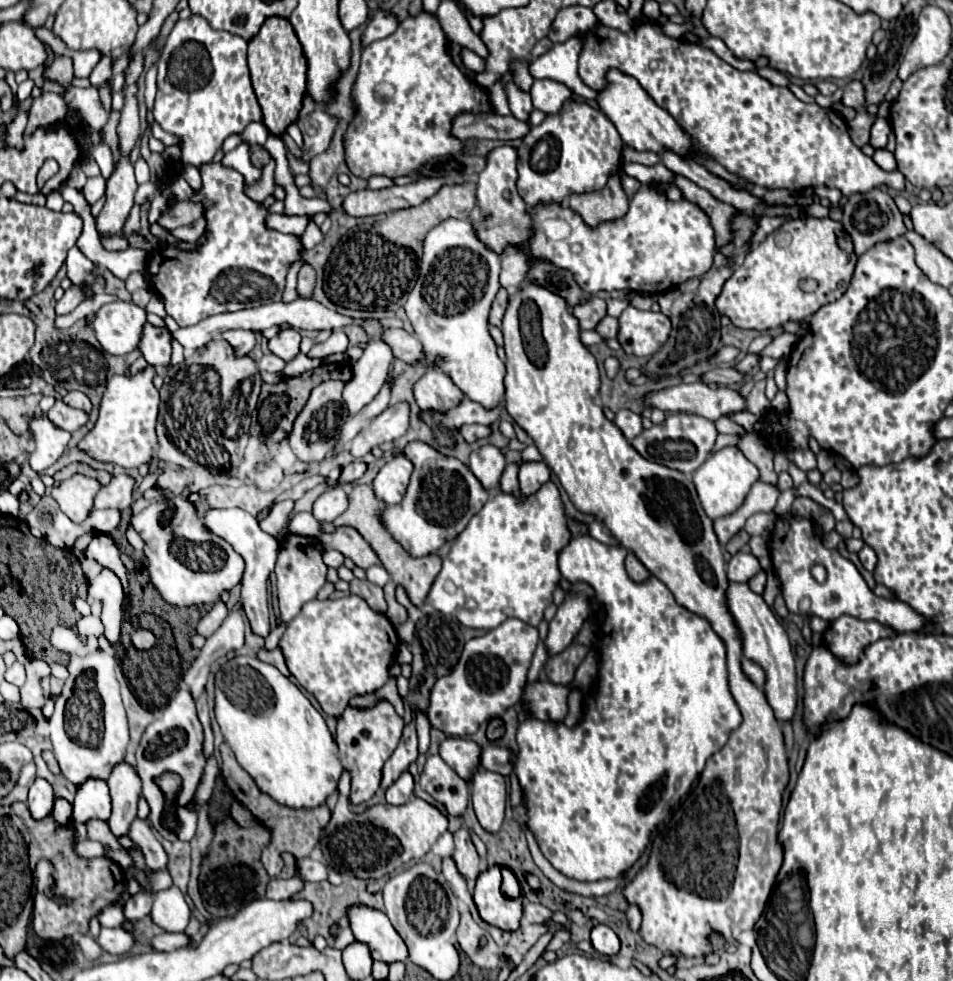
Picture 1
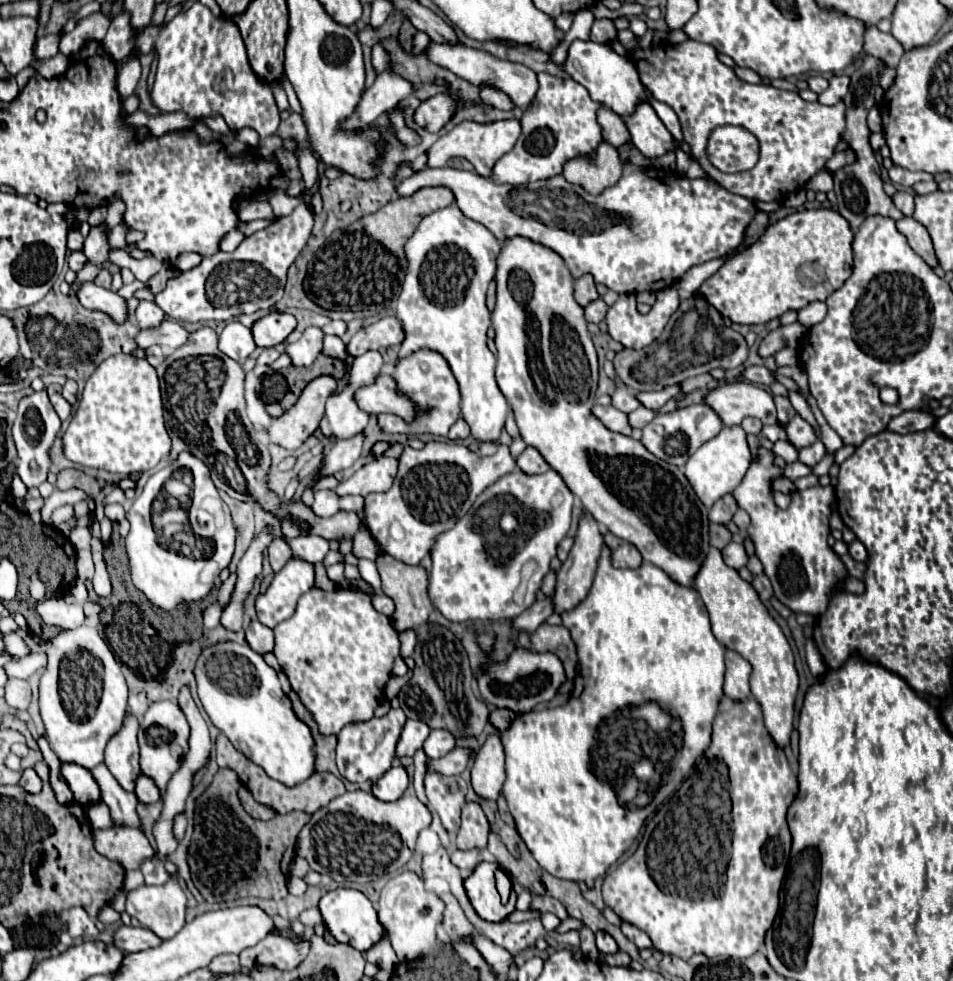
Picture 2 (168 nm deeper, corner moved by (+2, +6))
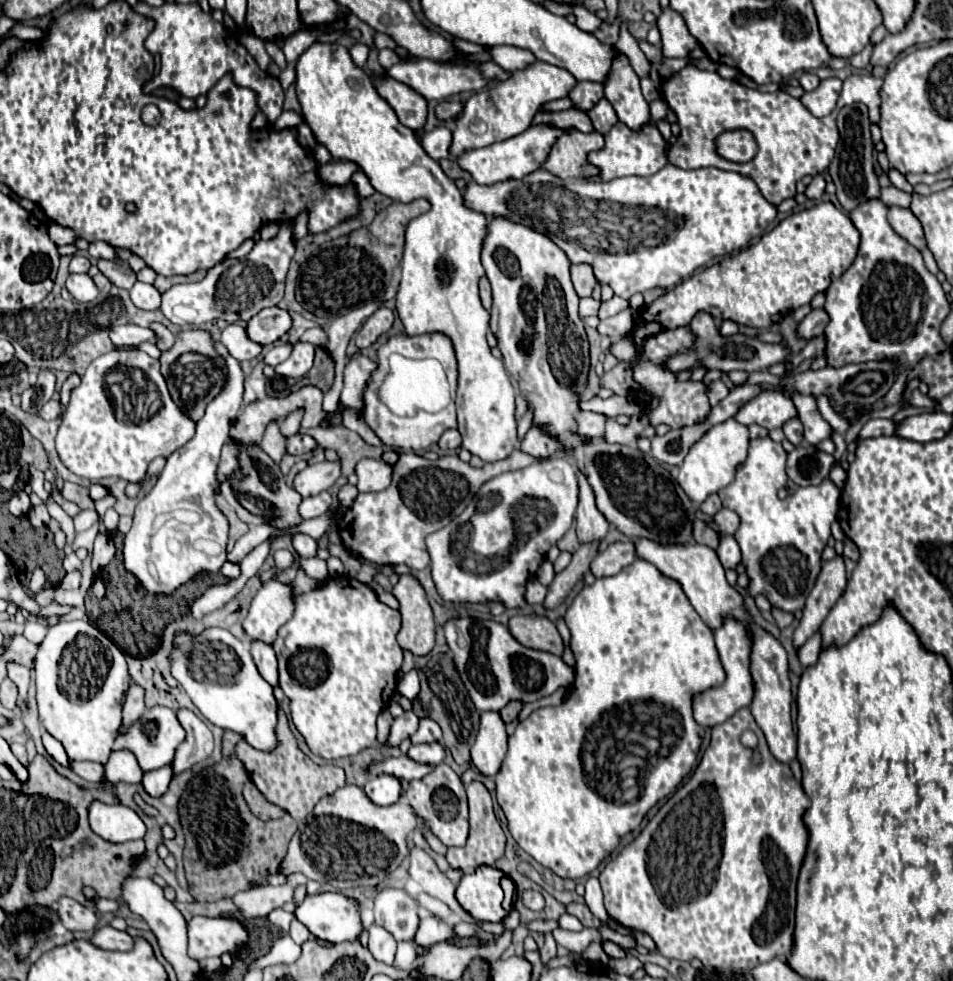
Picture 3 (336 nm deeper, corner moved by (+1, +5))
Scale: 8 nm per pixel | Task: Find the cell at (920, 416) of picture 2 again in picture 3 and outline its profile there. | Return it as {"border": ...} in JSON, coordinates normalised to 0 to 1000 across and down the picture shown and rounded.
{"border":[[[912,427],[903,435],[899,448],[912,448],[912,445],[924,445],[924,443],[937,443],[939,431],[935,427]]]}

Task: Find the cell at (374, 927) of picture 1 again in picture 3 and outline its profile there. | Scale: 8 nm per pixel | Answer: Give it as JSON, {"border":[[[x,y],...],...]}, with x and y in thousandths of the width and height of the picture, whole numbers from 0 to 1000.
{"border":[[[358,910],[322,912],[307,933],[333,957],[345,961],[373,959],[381,947],[375,920]]]}

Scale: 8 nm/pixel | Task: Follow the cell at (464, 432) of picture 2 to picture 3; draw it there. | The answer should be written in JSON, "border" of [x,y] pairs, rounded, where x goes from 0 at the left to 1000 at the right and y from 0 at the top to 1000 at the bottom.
{"border":[[[469,437],[463,448],[461,448],[461,456],[467,460],[477,460],[484,456],[484,443],[480,437]]]}

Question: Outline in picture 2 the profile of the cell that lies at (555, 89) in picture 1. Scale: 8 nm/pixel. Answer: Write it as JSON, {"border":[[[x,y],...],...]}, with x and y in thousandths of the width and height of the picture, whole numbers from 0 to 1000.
{"border":[[[453,43],[447,49],[447,57],[455,65],[474,71],[476,75],[481,75],[483,80],[495,84],[497,88],[502,88],[502,86],[516,86],[516,88],[525,90],[527,94],[531,94],[541,104],[541,108],[546,112],[550,112],[558,104],[558,100],[562,98],[562,88],[565,88],[562,73],[552,69],[552,67],[548,67],[548,65],[533,63],[533,61],[523,61],[523,59],[514,57],[512,53],[497,51],[497,49],[491,49],[491,47],[472,47],[472,45],[458,45],[458,43]]]}

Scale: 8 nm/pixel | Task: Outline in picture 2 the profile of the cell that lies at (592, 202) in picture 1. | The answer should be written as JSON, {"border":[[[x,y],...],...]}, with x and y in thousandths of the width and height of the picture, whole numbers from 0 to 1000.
{"border":[[[630,147],[625,161],[600,161],[592,167],[592,181],[617,198],[632,198],[653,179],[653,163],[642,147]]]}

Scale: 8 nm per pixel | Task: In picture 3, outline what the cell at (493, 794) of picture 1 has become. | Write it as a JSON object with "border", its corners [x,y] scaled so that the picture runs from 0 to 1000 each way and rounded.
{"border":[[[507,725],[501,753],[494,761],[494,776],[507,790],[519,792],[532,768],[530,737],[522,725]]]}

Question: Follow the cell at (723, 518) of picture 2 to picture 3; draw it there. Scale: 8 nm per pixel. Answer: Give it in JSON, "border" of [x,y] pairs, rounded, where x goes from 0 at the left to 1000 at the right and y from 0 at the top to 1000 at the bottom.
{"border":[[[750,503],[744,505],[744,507],[736,513],[736,521],[738,521],[740,525],[746,525],[746,527],[748,527],[754,519],[757,519],[757,509],[754,509],[754,505],[750,505]]]}

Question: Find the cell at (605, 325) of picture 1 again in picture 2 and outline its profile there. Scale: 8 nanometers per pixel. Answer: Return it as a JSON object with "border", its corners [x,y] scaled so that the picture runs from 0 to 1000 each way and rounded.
{"border":[[[627,304],[627,306],[623,306],[623,308],[619,308],[615,314],[613,314],[613,318],[615,318],[615,326],[617,328],[623,328],[623,330],[630,330],[634,324],[636,324],[636,318],[638,318],[638,312],[634,310],[634,306],[632,304]]]}

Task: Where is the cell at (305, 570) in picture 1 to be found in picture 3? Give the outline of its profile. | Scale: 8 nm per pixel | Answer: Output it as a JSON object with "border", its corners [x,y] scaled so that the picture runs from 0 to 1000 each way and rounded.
{"border":[[[280,592],[268,607],[261,627],[255,633],[255,643],[265,653],[284,657],[291,651],[293,639],[307,629],[305,598],[293,592]]]}

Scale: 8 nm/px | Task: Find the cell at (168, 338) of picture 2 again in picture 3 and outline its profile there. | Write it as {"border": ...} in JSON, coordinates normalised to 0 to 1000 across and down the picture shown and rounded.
{"border":[[[123,331],[119,333],[119,337],[114,337],[114,346],[121,350],[121,354],[142,354],[150,348],[165,348],[158,335],[146,331]]]}

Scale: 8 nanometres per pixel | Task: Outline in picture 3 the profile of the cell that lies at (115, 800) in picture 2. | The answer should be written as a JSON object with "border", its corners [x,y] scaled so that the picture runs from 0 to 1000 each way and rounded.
{"border":[[[72,776],[72,784],[93,798],[104,798],[110,794],[108,780],[98,778],[98,776]]]}

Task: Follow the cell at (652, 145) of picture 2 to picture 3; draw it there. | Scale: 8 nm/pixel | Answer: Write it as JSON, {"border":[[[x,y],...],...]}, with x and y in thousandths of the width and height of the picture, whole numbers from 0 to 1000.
{"border":[[[647,52],[643,58],[643,68],[639,70],[639,81],[633,85],[635,99],[641,103],[650,123],[662,131],[683,123],[681,105],[675,101],[671,91],[671,78],[660,66],[660,60]]]}

